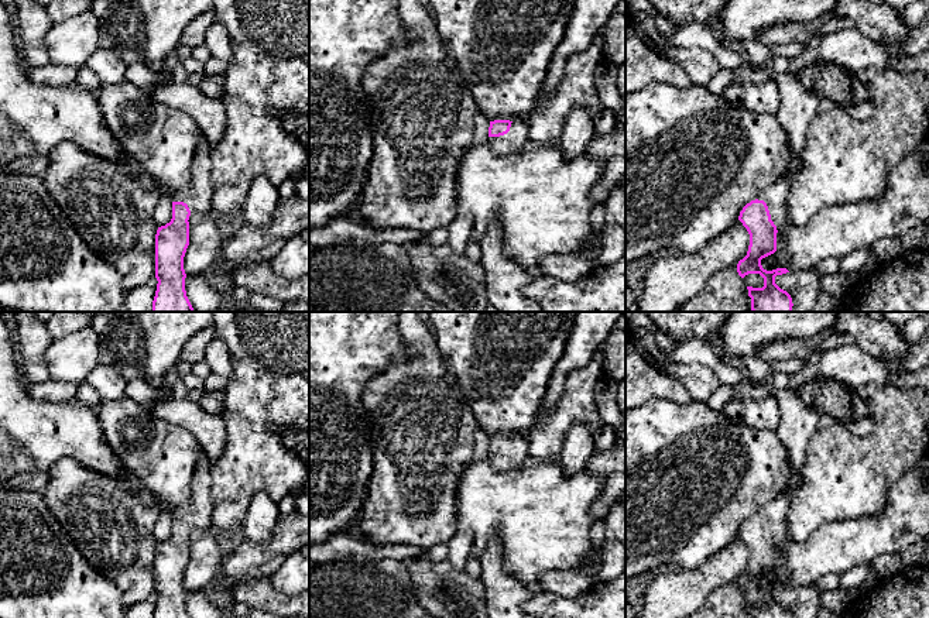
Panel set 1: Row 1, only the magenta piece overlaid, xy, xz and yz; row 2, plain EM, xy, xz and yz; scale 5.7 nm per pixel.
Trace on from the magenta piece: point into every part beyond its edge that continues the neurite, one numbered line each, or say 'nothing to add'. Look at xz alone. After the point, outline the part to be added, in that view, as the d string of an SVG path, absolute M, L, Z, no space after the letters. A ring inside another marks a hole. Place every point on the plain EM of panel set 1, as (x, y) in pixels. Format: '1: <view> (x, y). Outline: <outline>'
1: xz (516, 456). Outline: M527 435L514 436L507 450L489 453L489 460L497 473L522 468L527 463L529 463Z

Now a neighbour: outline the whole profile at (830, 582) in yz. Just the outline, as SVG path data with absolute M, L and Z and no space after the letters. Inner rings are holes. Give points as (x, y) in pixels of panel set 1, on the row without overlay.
M834 573L826 574L817 581L817 588L820 590L820 593L833 591L839 587L840 587L840 576L837 576Z

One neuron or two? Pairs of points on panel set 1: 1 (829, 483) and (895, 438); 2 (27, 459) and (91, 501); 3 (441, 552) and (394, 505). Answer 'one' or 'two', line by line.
1: one
2: two
3: two

